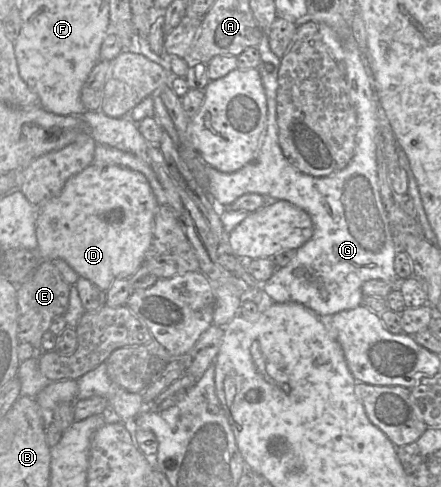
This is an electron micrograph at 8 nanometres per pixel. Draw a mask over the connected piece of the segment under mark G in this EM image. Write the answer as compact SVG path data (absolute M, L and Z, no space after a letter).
M318 24L318 27L330 55L345 67L345 79L357 114L357 145L351 162L330 176L313 177L300 172L285 158L279 145L276 111L281 61L270 48L268 33L263 33L257 46L261 57L257 69L266 95L267 118L256 155L233 173L223 173L208 166L206 177L207 192L220 209L245 194L256 193L265 196L269 202L288 201L310 215L314 225L310 240L296 250L288 265L277 268L262 285L275 303L298 303L323 317L362 305L362 286L368 280L399 283L403 280L398 279L395 272L397 248L379 190L377 135L380 118L375 86L354 36L344 42L328 25Z

